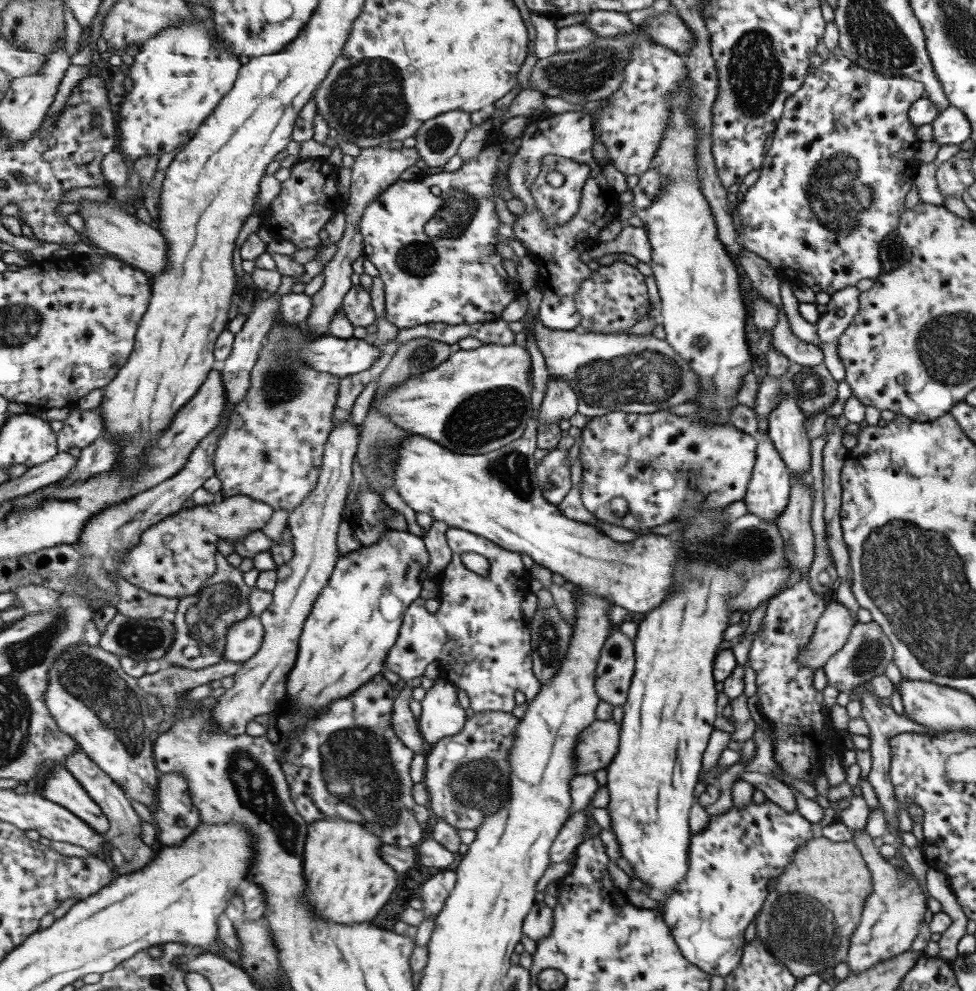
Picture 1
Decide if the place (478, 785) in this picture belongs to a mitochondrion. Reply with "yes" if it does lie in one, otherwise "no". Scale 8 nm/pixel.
yes

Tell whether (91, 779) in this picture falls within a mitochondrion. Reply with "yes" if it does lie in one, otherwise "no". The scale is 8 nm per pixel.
no

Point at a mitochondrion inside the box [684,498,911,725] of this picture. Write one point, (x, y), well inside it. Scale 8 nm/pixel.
(751, 545)

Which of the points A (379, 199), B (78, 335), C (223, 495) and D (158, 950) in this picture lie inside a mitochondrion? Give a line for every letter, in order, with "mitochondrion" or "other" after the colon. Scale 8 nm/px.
A: other
B: other
C: other
D: other

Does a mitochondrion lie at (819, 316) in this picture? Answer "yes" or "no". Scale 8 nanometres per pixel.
no

